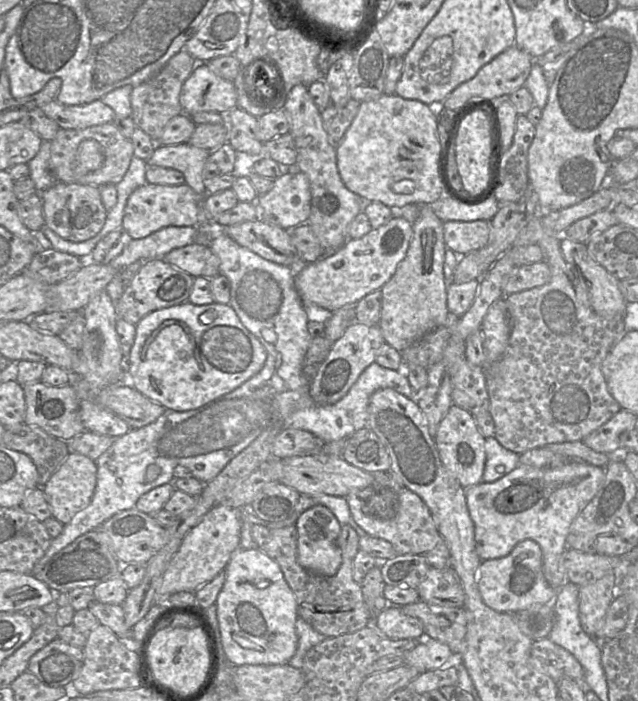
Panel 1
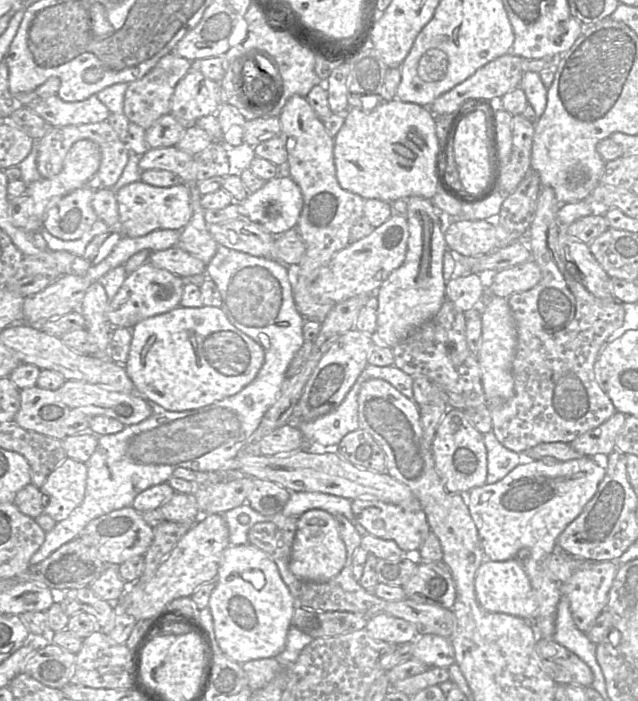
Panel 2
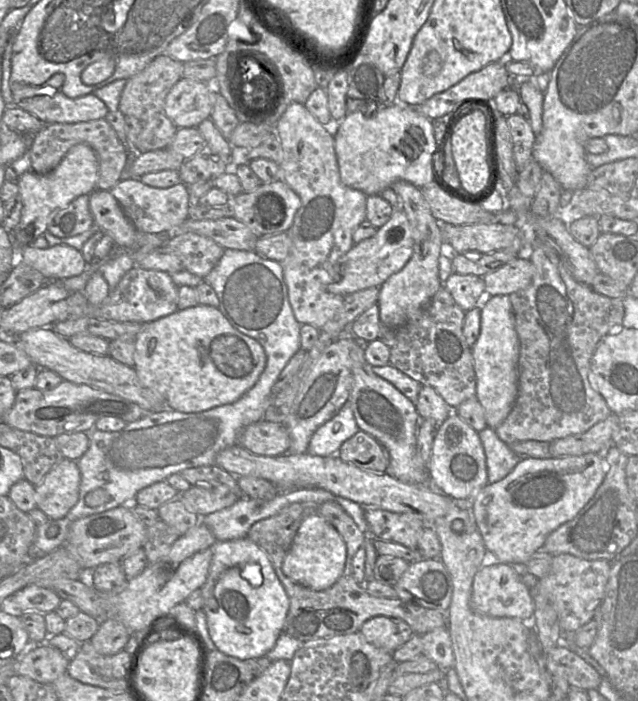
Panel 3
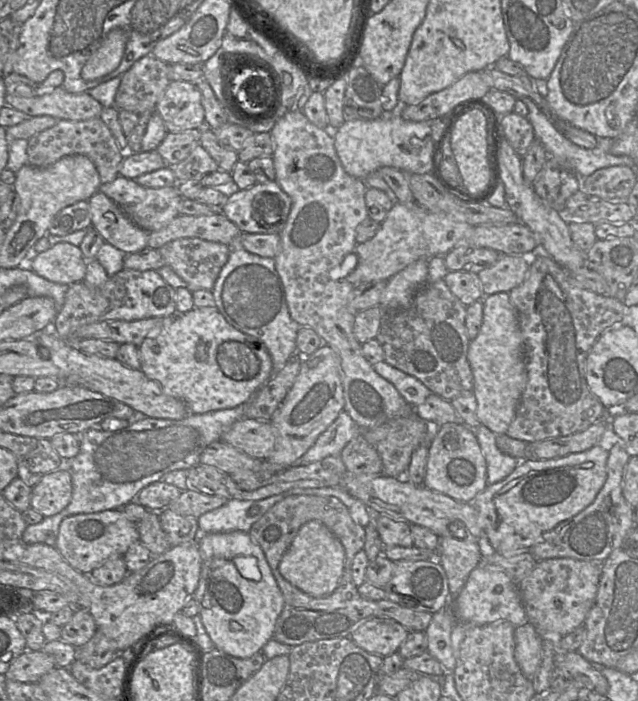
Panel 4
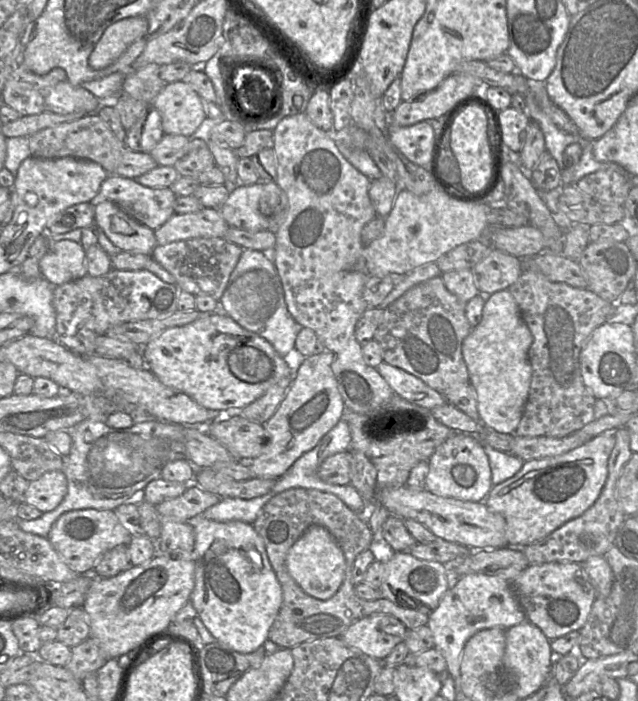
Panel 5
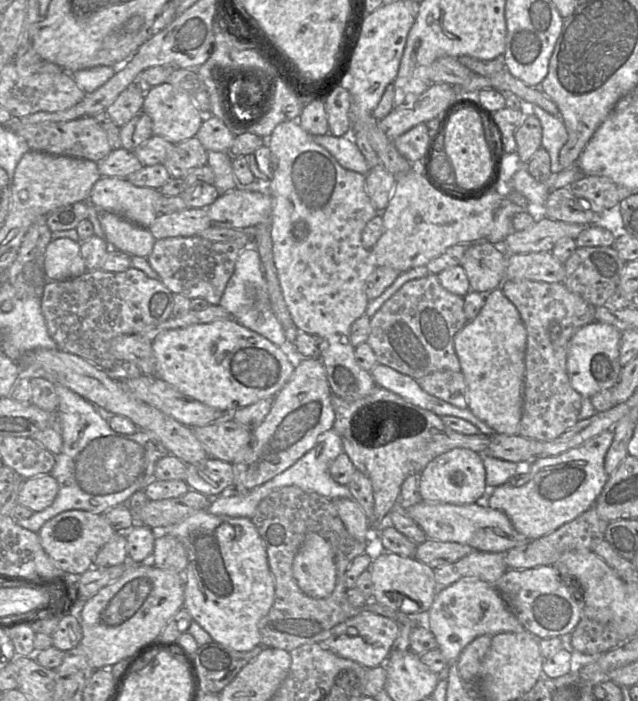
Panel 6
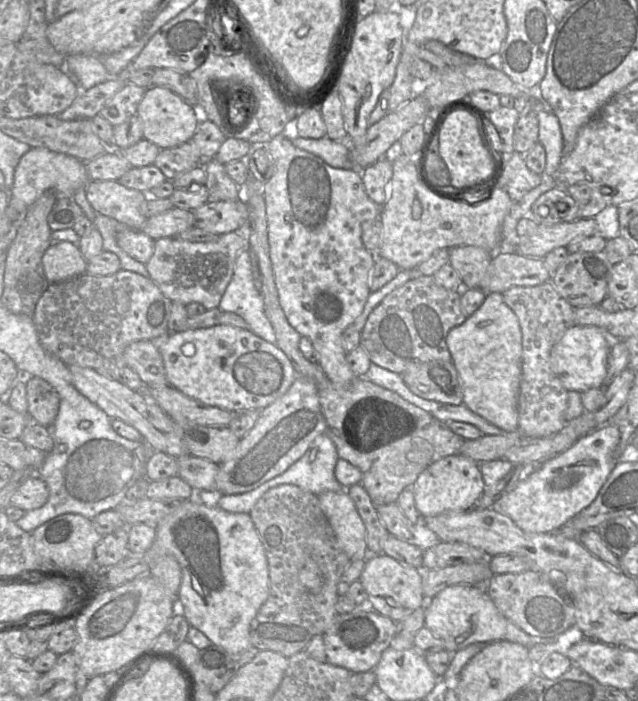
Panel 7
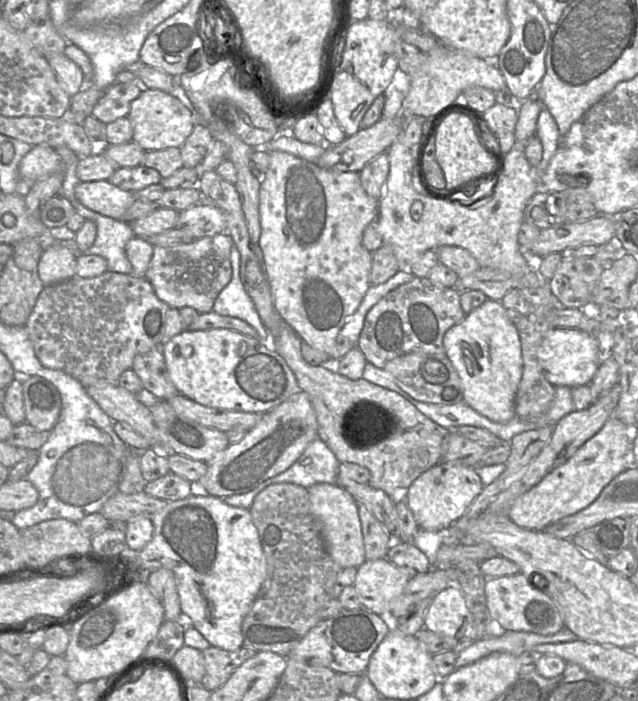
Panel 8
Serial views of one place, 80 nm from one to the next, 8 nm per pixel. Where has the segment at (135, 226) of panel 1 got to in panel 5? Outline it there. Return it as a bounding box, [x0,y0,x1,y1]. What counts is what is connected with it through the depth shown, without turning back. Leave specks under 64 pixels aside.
[98,174,176,231]

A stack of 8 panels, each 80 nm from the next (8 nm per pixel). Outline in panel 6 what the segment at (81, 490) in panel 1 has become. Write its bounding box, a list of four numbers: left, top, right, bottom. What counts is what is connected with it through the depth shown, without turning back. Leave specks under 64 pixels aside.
[17,474,58,512]

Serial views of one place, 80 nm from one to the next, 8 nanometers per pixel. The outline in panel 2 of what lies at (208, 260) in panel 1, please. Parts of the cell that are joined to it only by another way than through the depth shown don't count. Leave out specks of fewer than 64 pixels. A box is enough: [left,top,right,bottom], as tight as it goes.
[149,247,207,277]

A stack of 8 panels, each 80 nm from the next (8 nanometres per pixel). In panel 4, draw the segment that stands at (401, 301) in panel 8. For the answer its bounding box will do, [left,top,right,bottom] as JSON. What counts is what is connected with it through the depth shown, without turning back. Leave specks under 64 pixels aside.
[375,279,473,401]

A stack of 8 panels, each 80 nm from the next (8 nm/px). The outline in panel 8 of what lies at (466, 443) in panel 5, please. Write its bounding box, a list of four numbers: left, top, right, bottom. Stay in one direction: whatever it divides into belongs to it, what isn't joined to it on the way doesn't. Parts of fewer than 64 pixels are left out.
[403,461,483,531]

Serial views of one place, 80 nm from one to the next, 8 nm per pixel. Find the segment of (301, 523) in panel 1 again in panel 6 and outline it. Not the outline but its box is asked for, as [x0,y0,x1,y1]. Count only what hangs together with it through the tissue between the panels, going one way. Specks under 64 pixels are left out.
[293,533,336,597]

